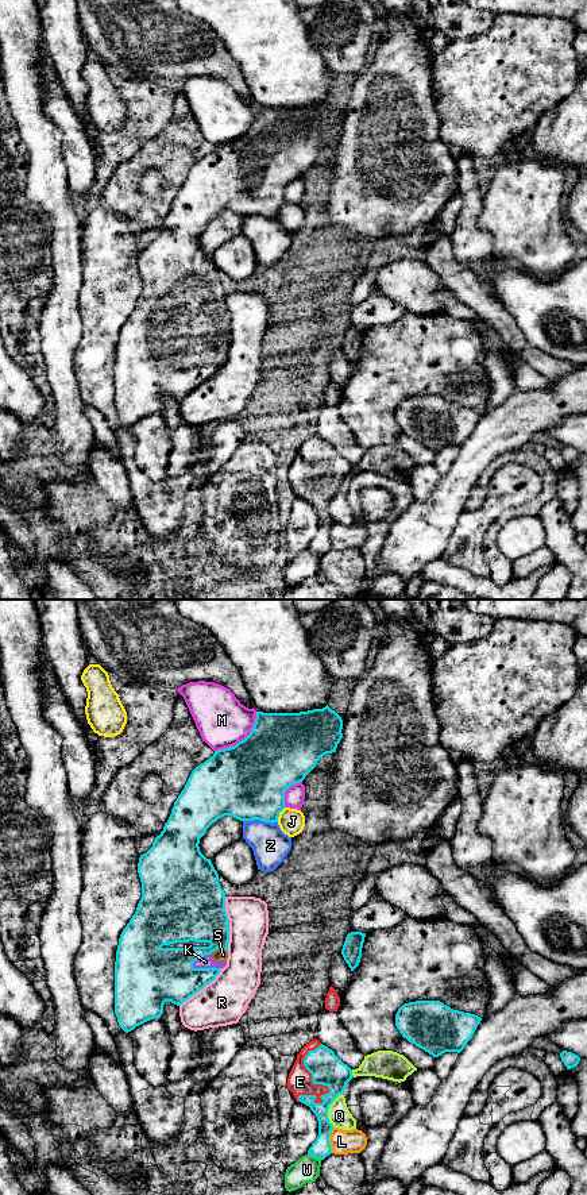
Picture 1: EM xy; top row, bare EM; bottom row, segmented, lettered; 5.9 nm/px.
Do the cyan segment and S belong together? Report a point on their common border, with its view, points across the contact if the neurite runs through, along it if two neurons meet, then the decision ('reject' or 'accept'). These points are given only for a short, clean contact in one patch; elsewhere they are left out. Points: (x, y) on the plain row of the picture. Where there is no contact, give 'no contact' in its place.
contact xy (217, 343); accept

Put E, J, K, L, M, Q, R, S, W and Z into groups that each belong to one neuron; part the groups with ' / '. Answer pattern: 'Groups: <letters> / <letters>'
Groups: E K S / J / L / M / Q / R / W / Z

